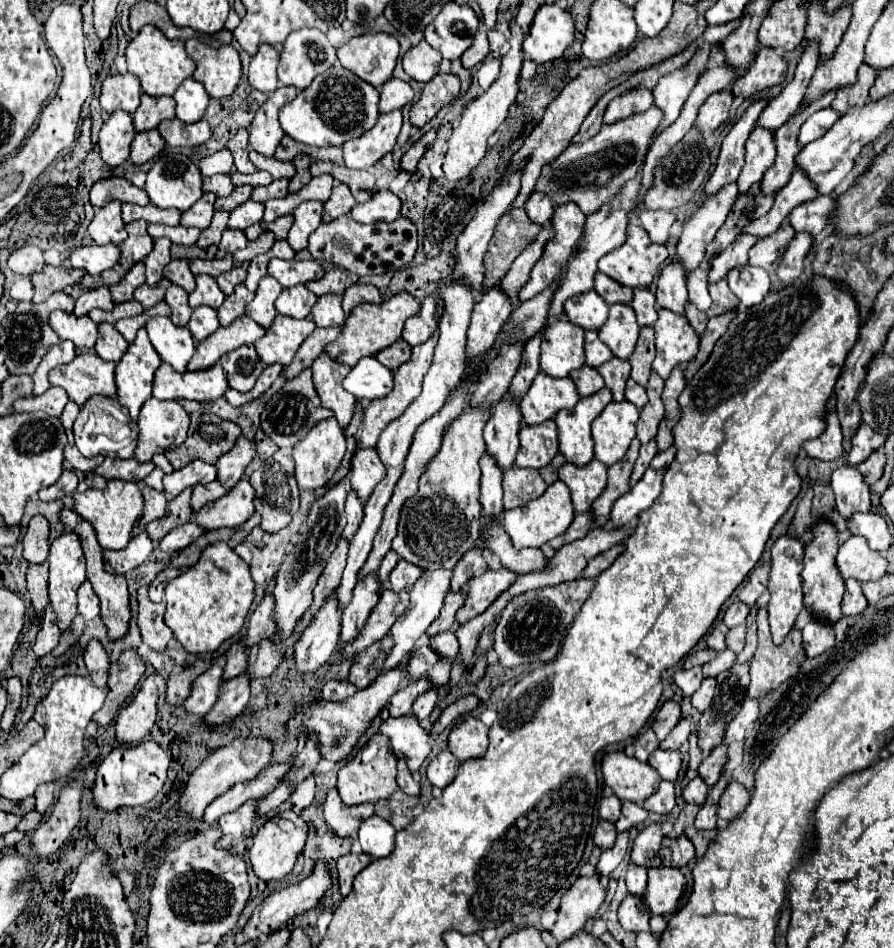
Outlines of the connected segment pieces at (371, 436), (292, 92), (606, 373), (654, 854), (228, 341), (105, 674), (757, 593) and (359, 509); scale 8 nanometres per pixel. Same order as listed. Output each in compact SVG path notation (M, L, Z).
M435 331L435 333L431 335L431 341L425 341L423 345L413 347L411 359L395 371L395 387L393 387L393 391L391 391L385 399L379 399L379 401L371 401L371 403L369 403L369 407L365 409L365 415L363 415L361 431L359 431L359 443L357 443L359 449L375 449L375 447L377 447L379 433L381 433L391 421L395 421L395 419L409 407L409 403L411 403L415 397L419 397L419 389L421 389L423 377L425 377L427 369L431 367L431 357L433 357L433 349L435 349L437 335L439 335L439 333Z
M279 87L255 113L249 127L249 145L265 157L273 157L281 139L285 137L279 125L279 111L285 103L293 101L297 95L295 87Z
M613 357L605 365L601 365L597 371L603 375L605 385L613 391L613 401L623 401L625 399L623 397L625 383L629 379L629 361L623 361L623 359Z
M651 823L649 827L645 827L633 841L631 847L631 863L637 867L659 867L661 859L659 859L659 847L661 847L661 825L659 823Z
M243 315L239 321L233 321L229 327L219 327L211 337L207 337L207 341L201 341L187 365L187 371L209 369L225 353L255 343L259 337L263 337L263 333L265 329L261 325L257 325L251 317Z
M91 639L89 645L85 647L85 653L83 655L85 655L85 665L89 669L91 681L97 687L107 687L111 661L109 661L109 655L107 655L105 647L101 645L101 641L99 639Z
M761 563L761 565L757 565L757 567L749 573L747 581L743 583L743 587L741 587L741 591L739 591L739 599L741 599L745 605L751 607L751 605L763 595L763 591L767 589L767 583L769 583L769 571L771 571L771 565L769 565L769 563Z
M349 491L345 513L347 513L347 527L343 529L341 535L345 539L351 539L363 521L363 503L359 501L359 497L355 497L355 491Z

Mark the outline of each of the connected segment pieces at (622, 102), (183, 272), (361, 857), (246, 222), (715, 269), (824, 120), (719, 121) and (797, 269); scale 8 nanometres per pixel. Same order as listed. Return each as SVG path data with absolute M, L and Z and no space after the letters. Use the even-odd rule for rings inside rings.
M629 89L615 97L605 111L605 125L613 125L625 117L647 111L653 105L653 95L647 89Z
M187 259L171 261L171 263L165 267L163 275L165 275L171 283L183 287L187 293L191 293L191 291L195 289L195 277L193 277L193 273L189 271L189 261L187 261Z
M347 853L343 855L339 861L337 861L337 873L339 873L339 891L343 897L347 897L351 893L351 887L353 887L353 879L355 875L365 869L365 865L371 863L371 857L367 853L359 853L359 855L353 855L353 853Z
M245 201L243 205L235 207L229 217L229 229L247 229L253 223L259 223L263 219L263 203Z
M739 235L727 249L723 249L715 259L713 259L713 267L709 271L709 283L717 283L721 279L725 279L725 275L733 269L733 267L743 267L747 265L747 251L755 245L757 237L745 237Z
M831 107L813 113L803 125L801 125L801 133L799 133L799 145L805 147L807 143L823 137L823 133L827 133L827 129L839 119L839 113L835 113Z
M719 91L719 93L713 93L713 95L701 105L695 127L699 127L701 133L719 129L719 127L727 121L731 103L733 103L731 91Z
M797 233L791 245L785 251L785 257L777 269L777 277L783 281L783 285L793 283L803 273L803 259L809 253L813 245L813 237L809 233Z

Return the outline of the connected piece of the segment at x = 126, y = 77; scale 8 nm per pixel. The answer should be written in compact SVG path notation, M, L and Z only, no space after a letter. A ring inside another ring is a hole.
M123 73L123 75L111 75L103 81L99 101L107 113L115 113L119 109L135 113L135 109L139 107L139 97L141 97L139 77Z

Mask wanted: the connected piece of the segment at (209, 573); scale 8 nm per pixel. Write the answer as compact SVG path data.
M225 543L209 545L195 567L185 569L165 587L165 623L191 655L213 653L225 639L241 631L253 601L253 589L249 565L233 549Z

